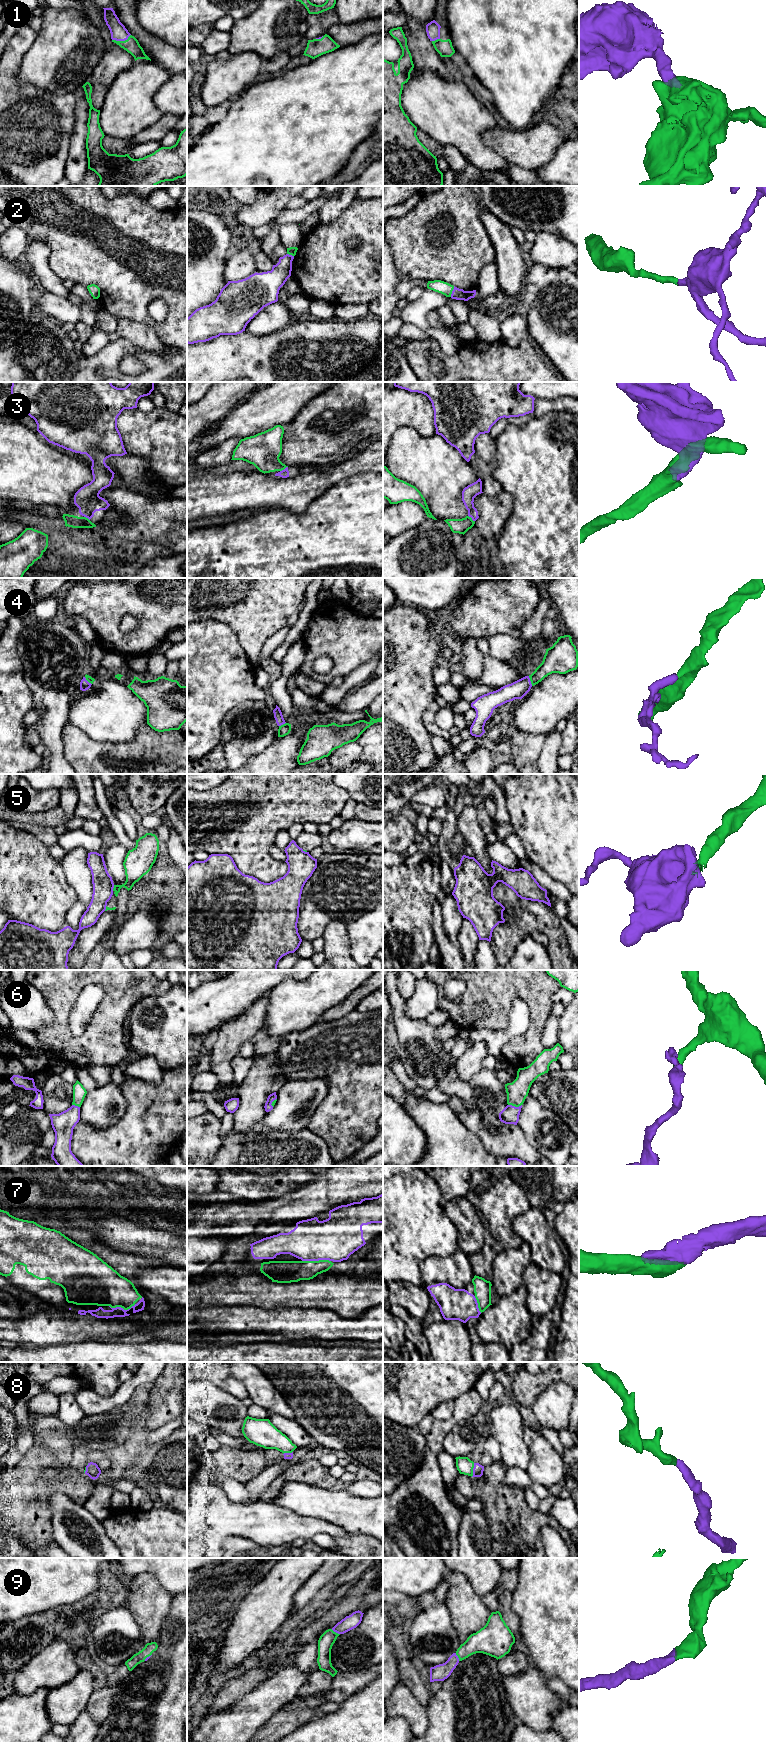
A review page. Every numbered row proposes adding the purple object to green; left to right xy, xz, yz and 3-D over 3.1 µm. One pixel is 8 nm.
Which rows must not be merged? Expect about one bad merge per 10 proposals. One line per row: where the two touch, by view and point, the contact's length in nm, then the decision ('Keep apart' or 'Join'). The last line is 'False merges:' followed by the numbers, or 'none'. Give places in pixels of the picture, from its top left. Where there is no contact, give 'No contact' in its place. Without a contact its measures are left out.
1: Touches green at xy (121, 41). Shared border 160 nm. Join
2: Touches green at yz (452, 290). Shared border 90 nm. Join
3: Touches green at xz (283, 469). Shared border 80 nm. Join
4: Touches green at yz (530, 680). Shared border 90 nm. Join
5: Touches green at xy (113, 888). Shared border 50 nm. Keep apart
6: Touches green at yz (515, 1106). Shared border 110 nm. Join
7: Touches green at xz (316, 1261). Shared border 240 nm. Join
8: Touches green at yz (472, 1470). Shared border 110 nm. Join
9: Touches green at xz (335, 1632). Shared border 80 nm. Join
False merges: 5

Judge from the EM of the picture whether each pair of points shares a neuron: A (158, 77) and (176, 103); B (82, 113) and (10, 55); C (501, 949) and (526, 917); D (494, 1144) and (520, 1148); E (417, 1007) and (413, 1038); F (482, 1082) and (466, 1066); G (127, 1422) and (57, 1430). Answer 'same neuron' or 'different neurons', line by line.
A: different neurons
B: different neurons
C: same neuron
D: same neuron
E: different neurons
F: different neurons
G: same neuron

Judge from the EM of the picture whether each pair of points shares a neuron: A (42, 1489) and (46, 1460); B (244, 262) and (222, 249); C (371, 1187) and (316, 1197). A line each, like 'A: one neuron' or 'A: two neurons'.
A: one neuron
B: two neurons
C: one neuron

